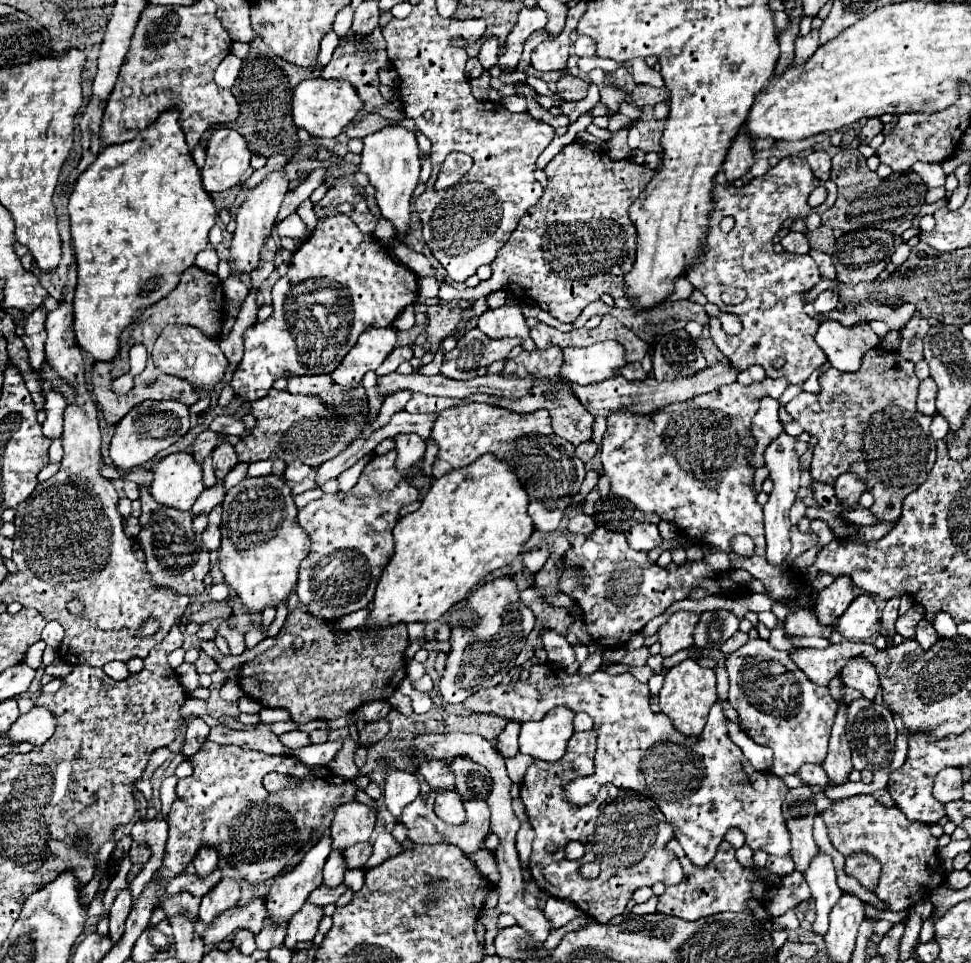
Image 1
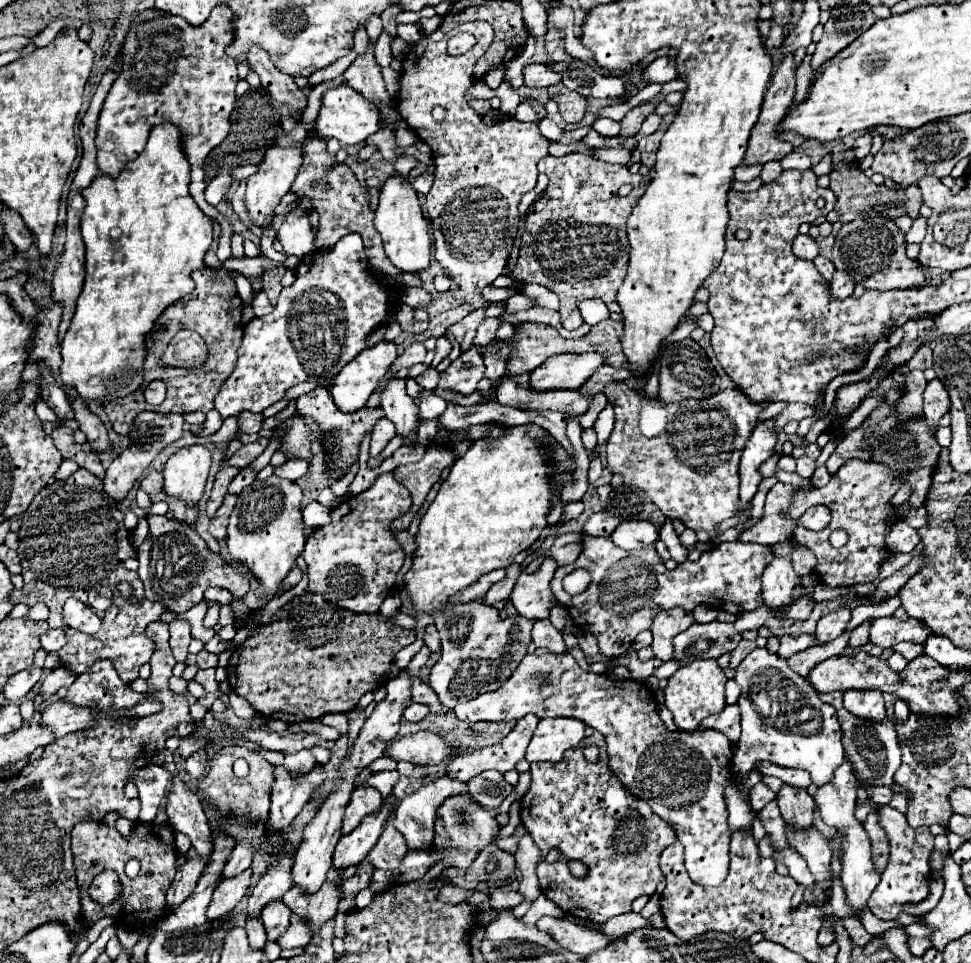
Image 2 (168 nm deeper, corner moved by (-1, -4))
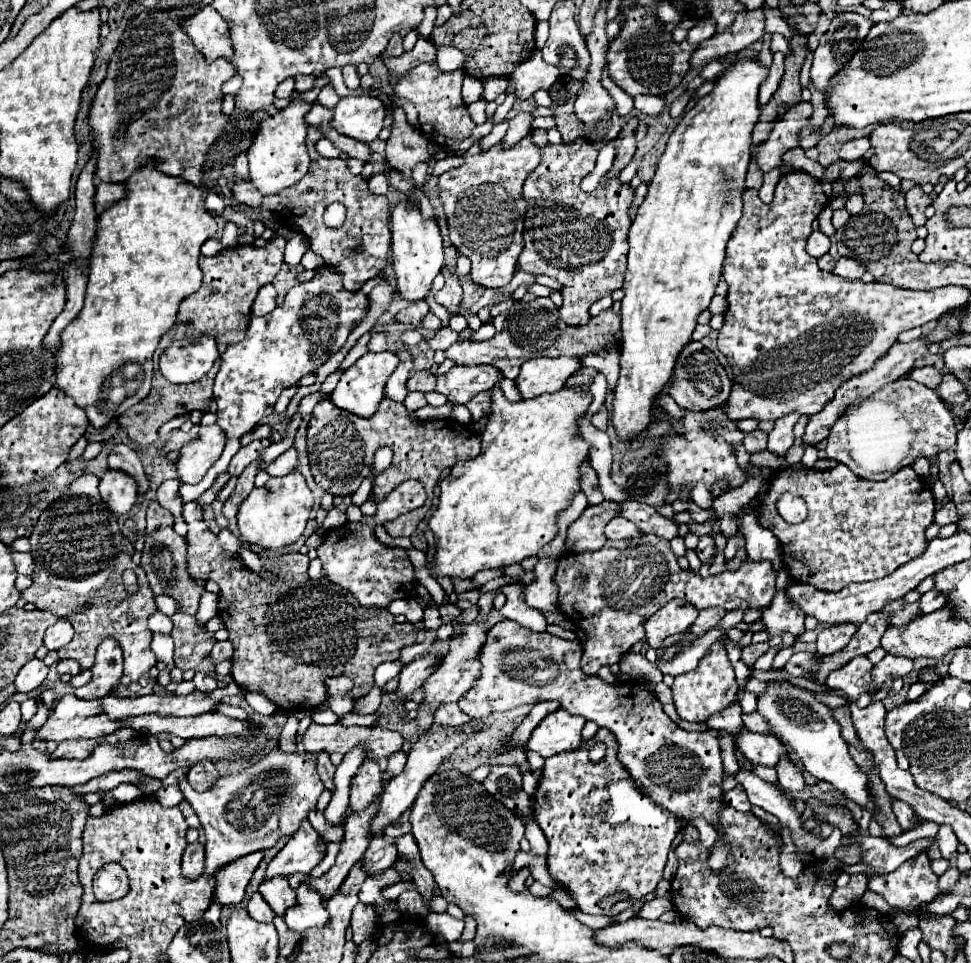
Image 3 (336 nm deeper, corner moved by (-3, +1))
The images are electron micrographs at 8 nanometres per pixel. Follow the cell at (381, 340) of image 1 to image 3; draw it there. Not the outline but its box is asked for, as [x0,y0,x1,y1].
[330,352,398,418]

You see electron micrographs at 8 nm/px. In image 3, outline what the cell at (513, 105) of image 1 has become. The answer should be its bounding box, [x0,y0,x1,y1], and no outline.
[502,112,534,148]

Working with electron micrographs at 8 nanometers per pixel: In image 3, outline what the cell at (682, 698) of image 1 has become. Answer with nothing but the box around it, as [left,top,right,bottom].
[672,646,738,722]

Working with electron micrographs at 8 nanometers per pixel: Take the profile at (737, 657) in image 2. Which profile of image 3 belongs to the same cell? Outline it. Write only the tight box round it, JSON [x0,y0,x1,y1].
[742,642,768,668]

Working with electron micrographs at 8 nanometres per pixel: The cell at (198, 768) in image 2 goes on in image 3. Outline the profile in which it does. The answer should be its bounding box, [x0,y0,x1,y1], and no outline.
[186,762,218,792]

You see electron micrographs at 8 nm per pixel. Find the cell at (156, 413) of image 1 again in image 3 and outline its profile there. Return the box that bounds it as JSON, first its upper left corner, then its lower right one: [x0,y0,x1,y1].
[100,470,138,516]

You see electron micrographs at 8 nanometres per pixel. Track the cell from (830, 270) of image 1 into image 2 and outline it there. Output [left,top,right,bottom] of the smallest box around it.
[814,255,834,281]

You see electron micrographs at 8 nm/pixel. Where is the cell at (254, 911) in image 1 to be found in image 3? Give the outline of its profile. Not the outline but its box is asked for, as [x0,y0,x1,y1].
[266,818,324,878]

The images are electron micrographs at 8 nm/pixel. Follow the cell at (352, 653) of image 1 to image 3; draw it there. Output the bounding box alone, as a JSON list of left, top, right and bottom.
[182,500,418,714]

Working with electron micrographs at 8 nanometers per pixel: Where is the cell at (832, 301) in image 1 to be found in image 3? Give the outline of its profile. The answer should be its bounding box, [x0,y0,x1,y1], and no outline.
[834,258,864,280]

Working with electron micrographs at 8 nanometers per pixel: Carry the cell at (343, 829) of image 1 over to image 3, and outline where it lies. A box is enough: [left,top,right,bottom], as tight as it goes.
[350,758,384,812]

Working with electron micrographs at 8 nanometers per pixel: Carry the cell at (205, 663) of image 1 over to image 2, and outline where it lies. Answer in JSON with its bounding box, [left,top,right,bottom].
[194,669,218,693]

